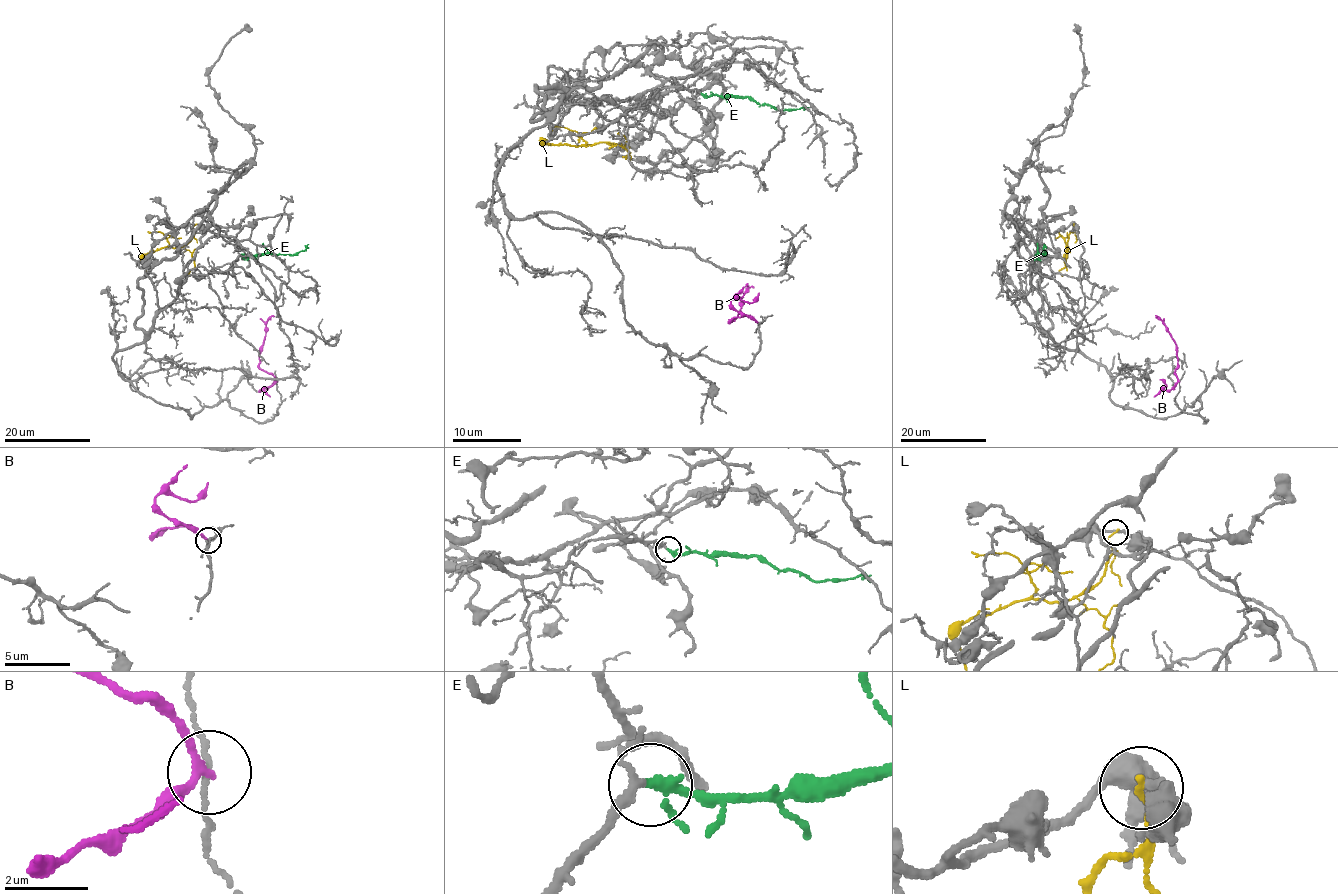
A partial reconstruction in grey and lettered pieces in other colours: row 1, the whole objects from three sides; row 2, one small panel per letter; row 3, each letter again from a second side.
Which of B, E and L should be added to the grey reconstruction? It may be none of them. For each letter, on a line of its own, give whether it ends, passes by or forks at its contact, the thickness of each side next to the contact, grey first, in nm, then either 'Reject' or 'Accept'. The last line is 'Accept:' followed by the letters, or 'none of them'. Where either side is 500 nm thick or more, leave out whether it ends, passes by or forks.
B: It passes by. Thickness 90 nm (grey) against 150 nm. Reject
E: It passes by. Thickness 140 nm (grey) against 220 nm. Accept
L: It ends there. Thickness 200 nm (grey) against 130 nm. Reject
Accept: E

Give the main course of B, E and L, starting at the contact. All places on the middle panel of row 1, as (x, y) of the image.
B: (758, 323), (748, 316), (736, 316), (731, 321), (741, 309), (741, 297), (753, 287)
E: (701, 94), (751, 97), (760, 104), (789, 109), (808, 108)
L: (627, 156), (624, 156), (629, 154), (624, 147), (608, 142), (579, 145), (544, 140), (550, 144)

